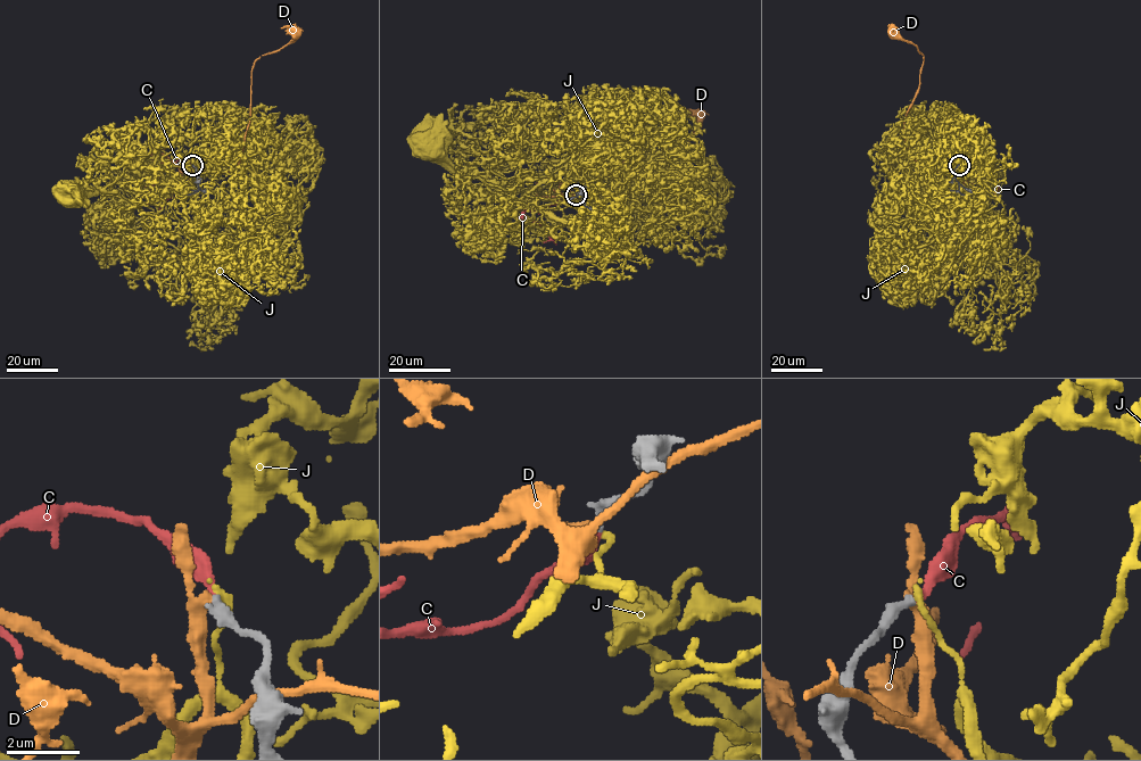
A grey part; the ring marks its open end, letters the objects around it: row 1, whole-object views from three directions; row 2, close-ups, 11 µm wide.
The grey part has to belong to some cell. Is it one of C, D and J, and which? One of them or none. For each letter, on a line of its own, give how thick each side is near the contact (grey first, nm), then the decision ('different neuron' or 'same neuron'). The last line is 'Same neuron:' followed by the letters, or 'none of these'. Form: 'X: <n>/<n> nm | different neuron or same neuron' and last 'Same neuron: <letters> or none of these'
C: 320/260 nm | same neuron
D: 360/300 nm | different neuron
J: 320/190 nm | different neuron
Same neuron: C

